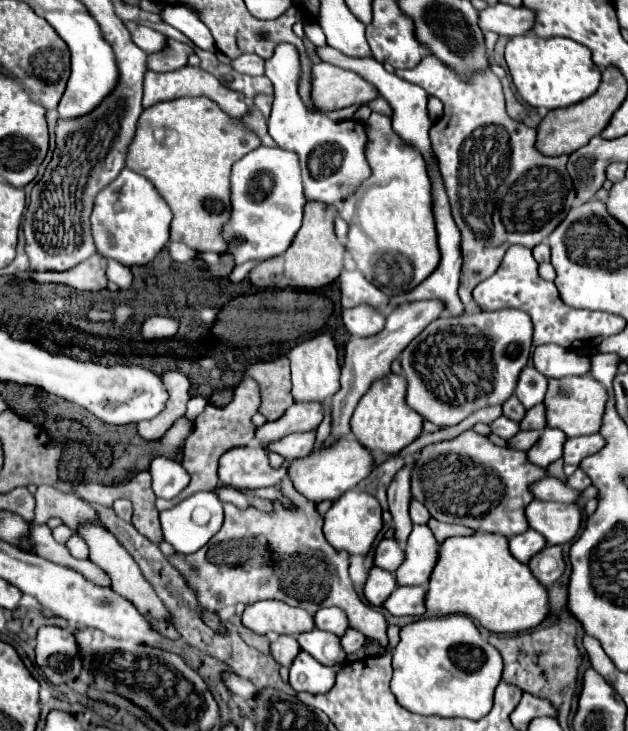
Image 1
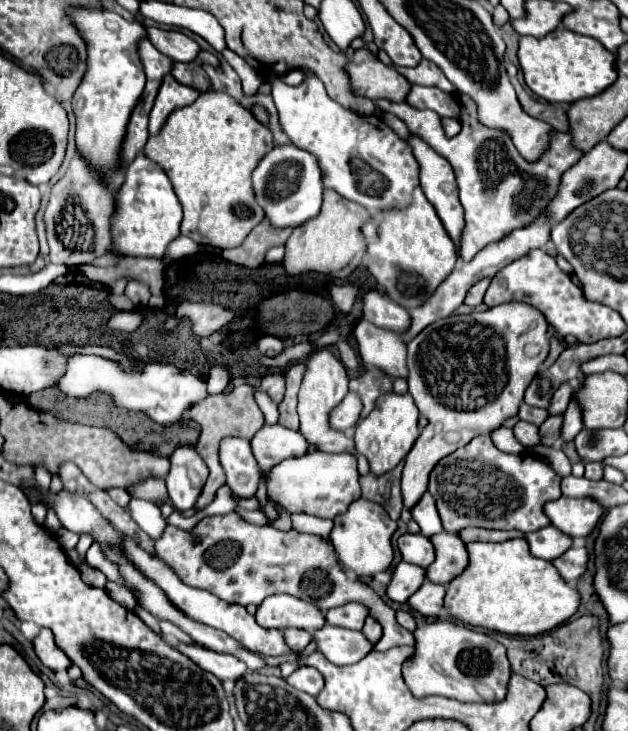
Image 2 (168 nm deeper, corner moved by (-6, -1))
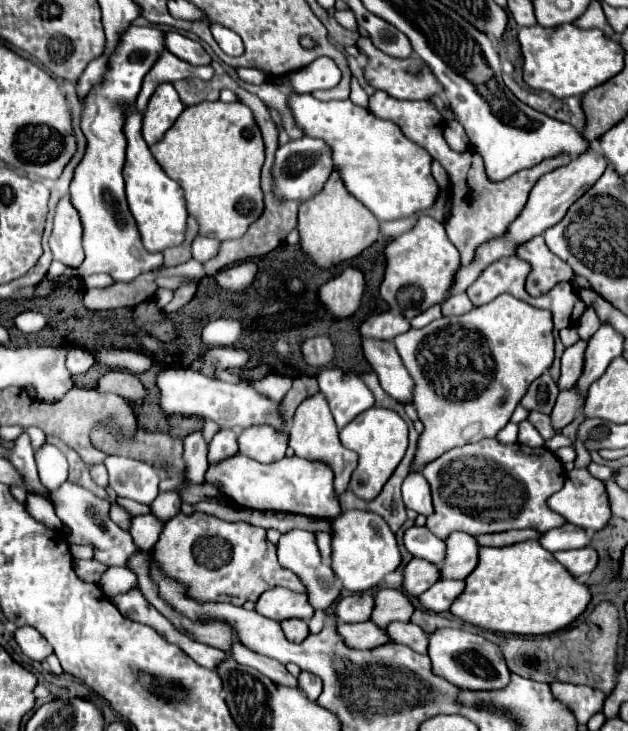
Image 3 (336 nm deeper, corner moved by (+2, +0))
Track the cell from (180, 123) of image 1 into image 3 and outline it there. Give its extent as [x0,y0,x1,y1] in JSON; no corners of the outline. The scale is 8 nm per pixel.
[150,100,264,242]

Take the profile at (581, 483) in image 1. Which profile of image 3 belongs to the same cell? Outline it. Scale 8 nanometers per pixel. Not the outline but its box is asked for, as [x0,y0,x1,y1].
[588,464,612,480]

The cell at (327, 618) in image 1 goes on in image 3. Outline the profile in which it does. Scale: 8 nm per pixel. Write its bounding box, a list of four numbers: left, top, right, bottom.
[336,594,374,624]

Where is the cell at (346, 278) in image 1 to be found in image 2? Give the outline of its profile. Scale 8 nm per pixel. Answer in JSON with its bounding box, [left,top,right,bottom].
[364,291,410,333]

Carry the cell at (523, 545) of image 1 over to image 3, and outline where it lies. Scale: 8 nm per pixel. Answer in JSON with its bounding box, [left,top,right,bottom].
[538,524,590,554]

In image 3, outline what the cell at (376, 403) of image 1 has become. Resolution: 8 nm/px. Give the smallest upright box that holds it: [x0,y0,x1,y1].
[340,408,408,500]

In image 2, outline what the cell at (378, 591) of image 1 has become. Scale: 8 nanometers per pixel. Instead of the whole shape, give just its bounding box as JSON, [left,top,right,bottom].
[388,563,426,603]

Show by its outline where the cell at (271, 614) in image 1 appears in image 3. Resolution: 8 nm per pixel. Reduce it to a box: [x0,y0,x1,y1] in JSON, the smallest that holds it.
[256,588,314,622]

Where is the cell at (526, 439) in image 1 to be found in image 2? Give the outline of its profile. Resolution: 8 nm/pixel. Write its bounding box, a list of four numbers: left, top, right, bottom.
[540,415,562,445]

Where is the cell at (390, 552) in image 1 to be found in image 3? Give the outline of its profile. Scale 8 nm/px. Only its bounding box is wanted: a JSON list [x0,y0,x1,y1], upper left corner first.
[404,526,446,564]

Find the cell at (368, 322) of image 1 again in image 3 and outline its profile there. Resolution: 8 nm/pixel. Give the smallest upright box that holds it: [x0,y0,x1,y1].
[362,338,414,404]

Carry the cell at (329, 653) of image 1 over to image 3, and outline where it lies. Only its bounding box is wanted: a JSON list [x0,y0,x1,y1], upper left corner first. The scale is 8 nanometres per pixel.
[336,622,388,650]

